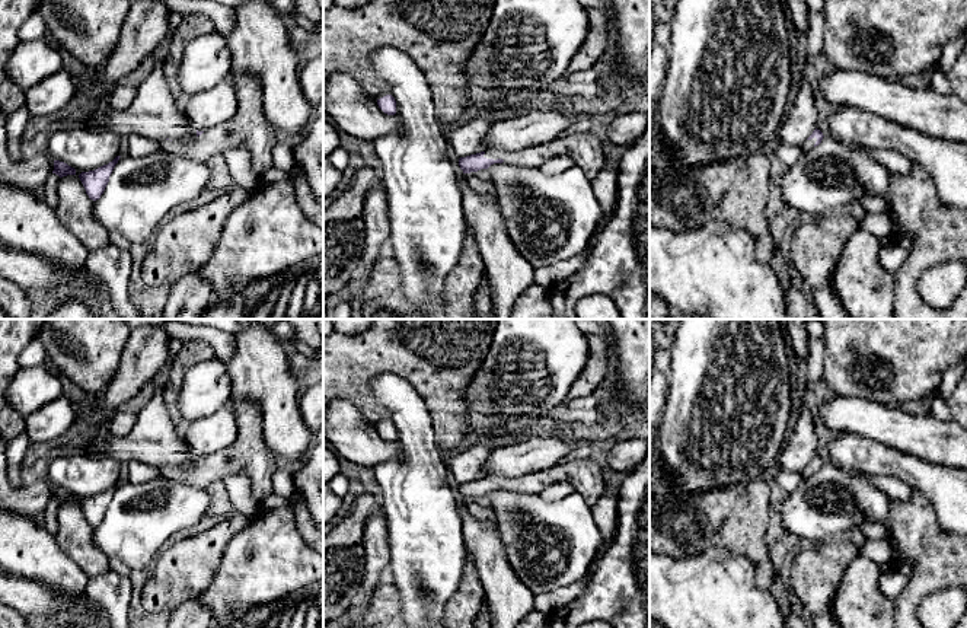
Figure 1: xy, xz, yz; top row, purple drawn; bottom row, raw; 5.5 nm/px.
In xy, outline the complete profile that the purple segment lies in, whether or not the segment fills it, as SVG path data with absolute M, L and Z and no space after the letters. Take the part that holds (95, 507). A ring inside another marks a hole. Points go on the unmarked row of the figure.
M117 482L112 488L109 488L108 491L103 491L95 497L89 497L89 498L82 498L79 501L86 520L89 522L90 526L96 527L100 525L100 522L103 520L108 509L109 509L109 503L115 494L115 491L118 490L121 482Z

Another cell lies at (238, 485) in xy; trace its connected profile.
M232 474L224 476L223 482L234 511L246 516L258 511L262 503L253 497L248 476Z

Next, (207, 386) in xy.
M214 356L186 372L179 388L178 408L182 418L192 423L226 407L232 393L233 383L226 364Z

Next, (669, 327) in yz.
M650 319L650 332L654 334L666 334L670 339L673 339L674 332L679 328L680 319Z

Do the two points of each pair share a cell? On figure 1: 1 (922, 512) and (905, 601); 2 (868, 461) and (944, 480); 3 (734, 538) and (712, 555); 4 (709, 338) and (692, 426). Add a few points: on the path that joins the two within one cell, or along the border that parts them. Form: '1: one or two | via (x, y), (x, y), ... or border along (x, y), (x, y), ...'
1: one | via (922, 534), (924, 579)
2: one | via (887, 461), (925, 477)
3: two | border along (689, 554), (723, 547), (753, 564)
4: one | via (709, 360), (709, 404)

